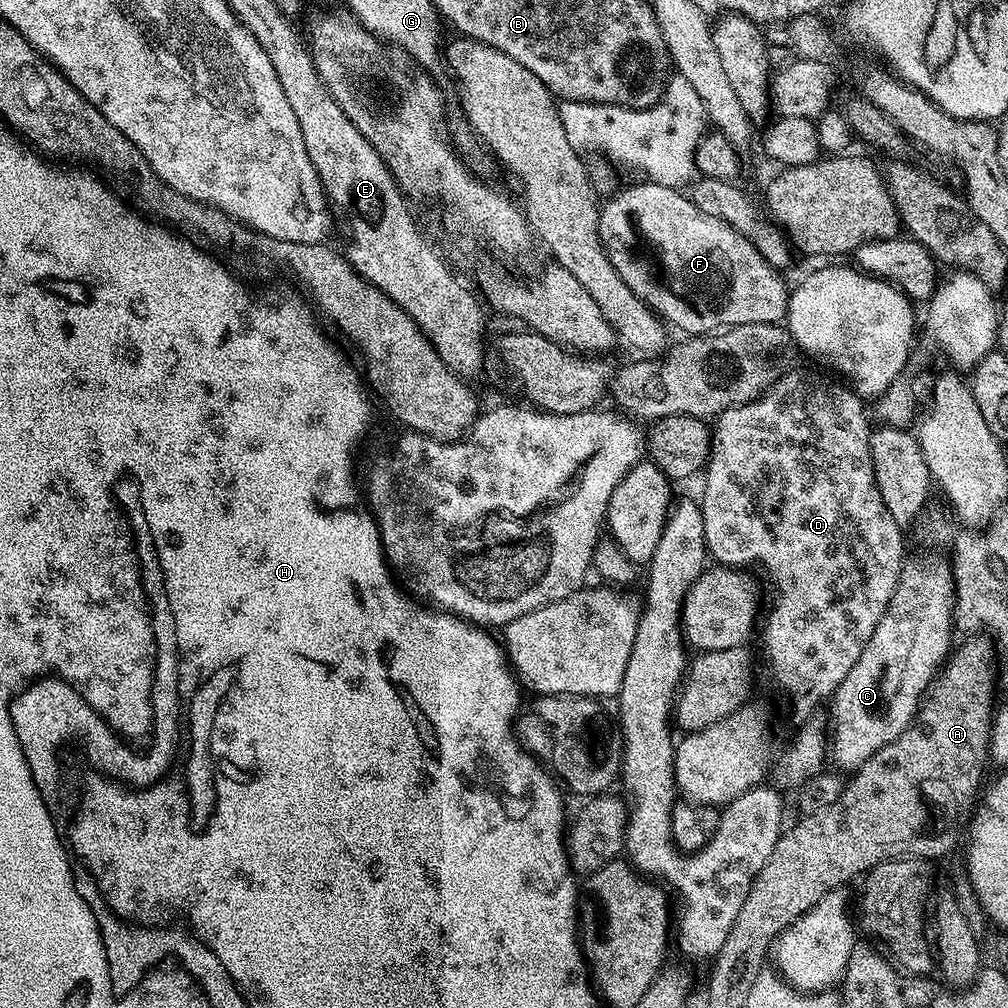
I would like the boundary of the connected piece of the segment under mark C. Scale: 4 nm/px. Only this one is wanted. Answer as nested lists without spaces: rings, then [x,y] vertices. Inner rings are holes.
[[[916,556],[905,559],[894,594],[886,606],[886,614],[878,618],[866,650],[858,654],[858,662],[850,666],[850,674],[832,693],[832,732],[830,728],[830,760],[841,773],[851,774],[862,767],[869,758],[878,754],[882,746],[897,740],[917,719],[918,709],[932,681],[950,654],[954,637],[956,611],[956,584],[952,580],[952,566],[940,556]]]

